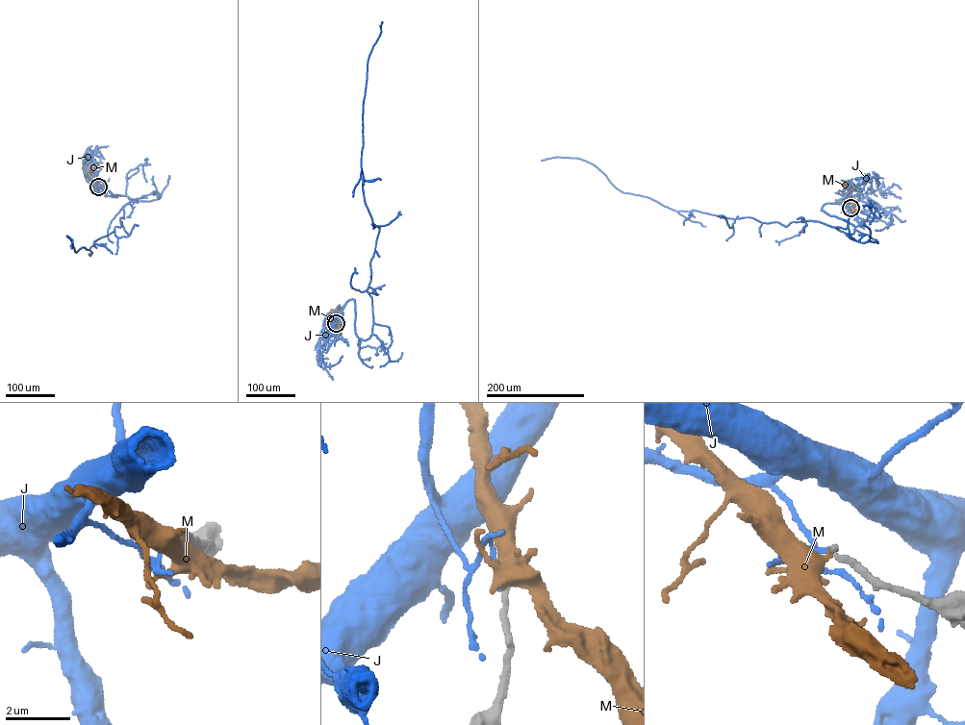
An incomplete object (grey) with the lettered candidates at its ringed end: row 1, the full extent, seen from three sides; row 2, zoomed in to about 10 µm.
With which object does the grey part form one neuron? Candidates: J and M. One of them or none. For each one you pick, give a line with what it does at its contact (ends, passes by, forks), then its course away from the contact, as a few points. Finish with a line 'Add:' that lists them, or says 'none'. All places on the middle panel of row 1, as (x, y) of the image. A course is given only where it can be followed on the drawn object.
Add: none

